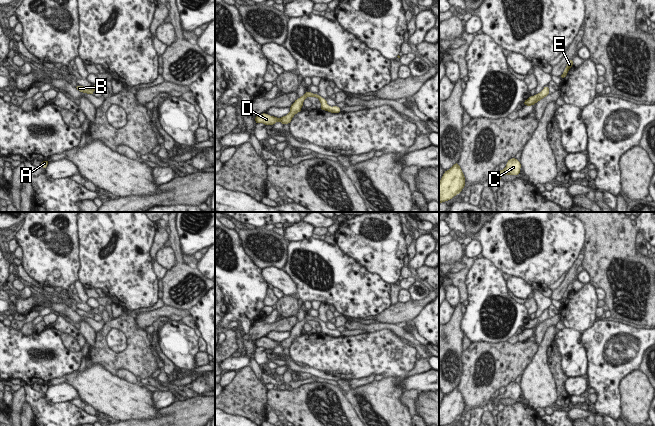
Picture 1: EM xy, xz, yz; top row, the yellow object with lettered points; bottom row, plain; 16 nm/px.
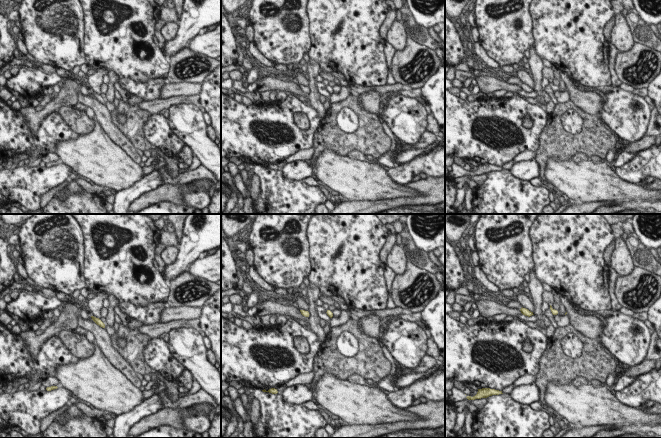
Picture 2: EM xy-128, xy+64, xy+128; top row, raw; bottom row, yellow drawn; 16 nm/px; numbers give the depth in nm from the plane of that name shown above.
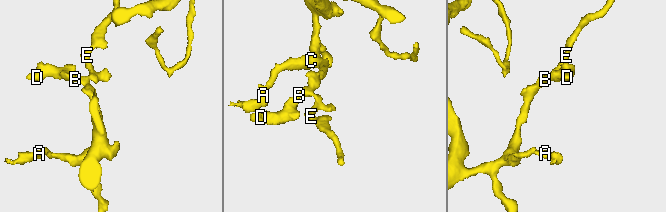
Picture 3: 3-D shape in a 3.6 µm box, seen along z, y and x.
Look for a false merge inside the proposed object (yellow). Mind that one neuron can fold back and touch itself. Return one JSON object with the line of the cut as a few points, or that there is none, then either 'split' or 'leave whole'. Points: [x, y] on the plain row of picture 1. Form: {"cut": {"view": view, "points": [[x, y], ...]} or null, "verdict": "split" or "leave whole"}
{"cut": null, "verdict": "leave whole"}

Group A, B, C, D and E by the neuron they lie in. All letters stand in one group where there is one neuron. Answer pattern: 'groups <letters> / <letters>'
groups A B C D E

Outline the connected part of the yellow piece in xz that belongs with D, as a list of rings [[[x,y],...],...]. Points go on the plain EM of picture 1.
[[[306,315],[303,320],[300,322],[296,323],[294,327],[290,330],[290,336],[286,340],[282,340],[281,342],[277,342],[275,340],[270,340],[266,337],[262,337],[260,339],[255,340],[255,347],[263,347],[264,349],[270,349],[273,350],[276,346],[281,346],[283,349],[285,348],[290,348],[292,342],[294,341],[295,338],[299,337],[302,335],[303,331],[303,325],[306,324],[307,321],[316,321],[319,323],[321,327],[321,332],[320,334],[325,334],[330,337],[341,337],[341,333],[336,329],[333,331],[330,331],[327,328],[327,324],[324,323],[323,321],[319,320],[318,318],[314,318],[311,316]]]

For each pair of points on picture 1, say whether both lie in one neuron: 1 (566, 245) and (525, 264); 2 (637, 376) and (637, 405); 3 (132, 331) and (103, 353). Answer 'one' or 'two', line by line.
1: one
2: one
3: one

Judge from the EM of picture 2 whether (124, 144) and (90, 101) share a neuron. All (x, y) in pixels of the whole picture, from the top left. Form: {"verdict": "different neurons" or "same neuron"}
{"verdict": "same neuron"}

